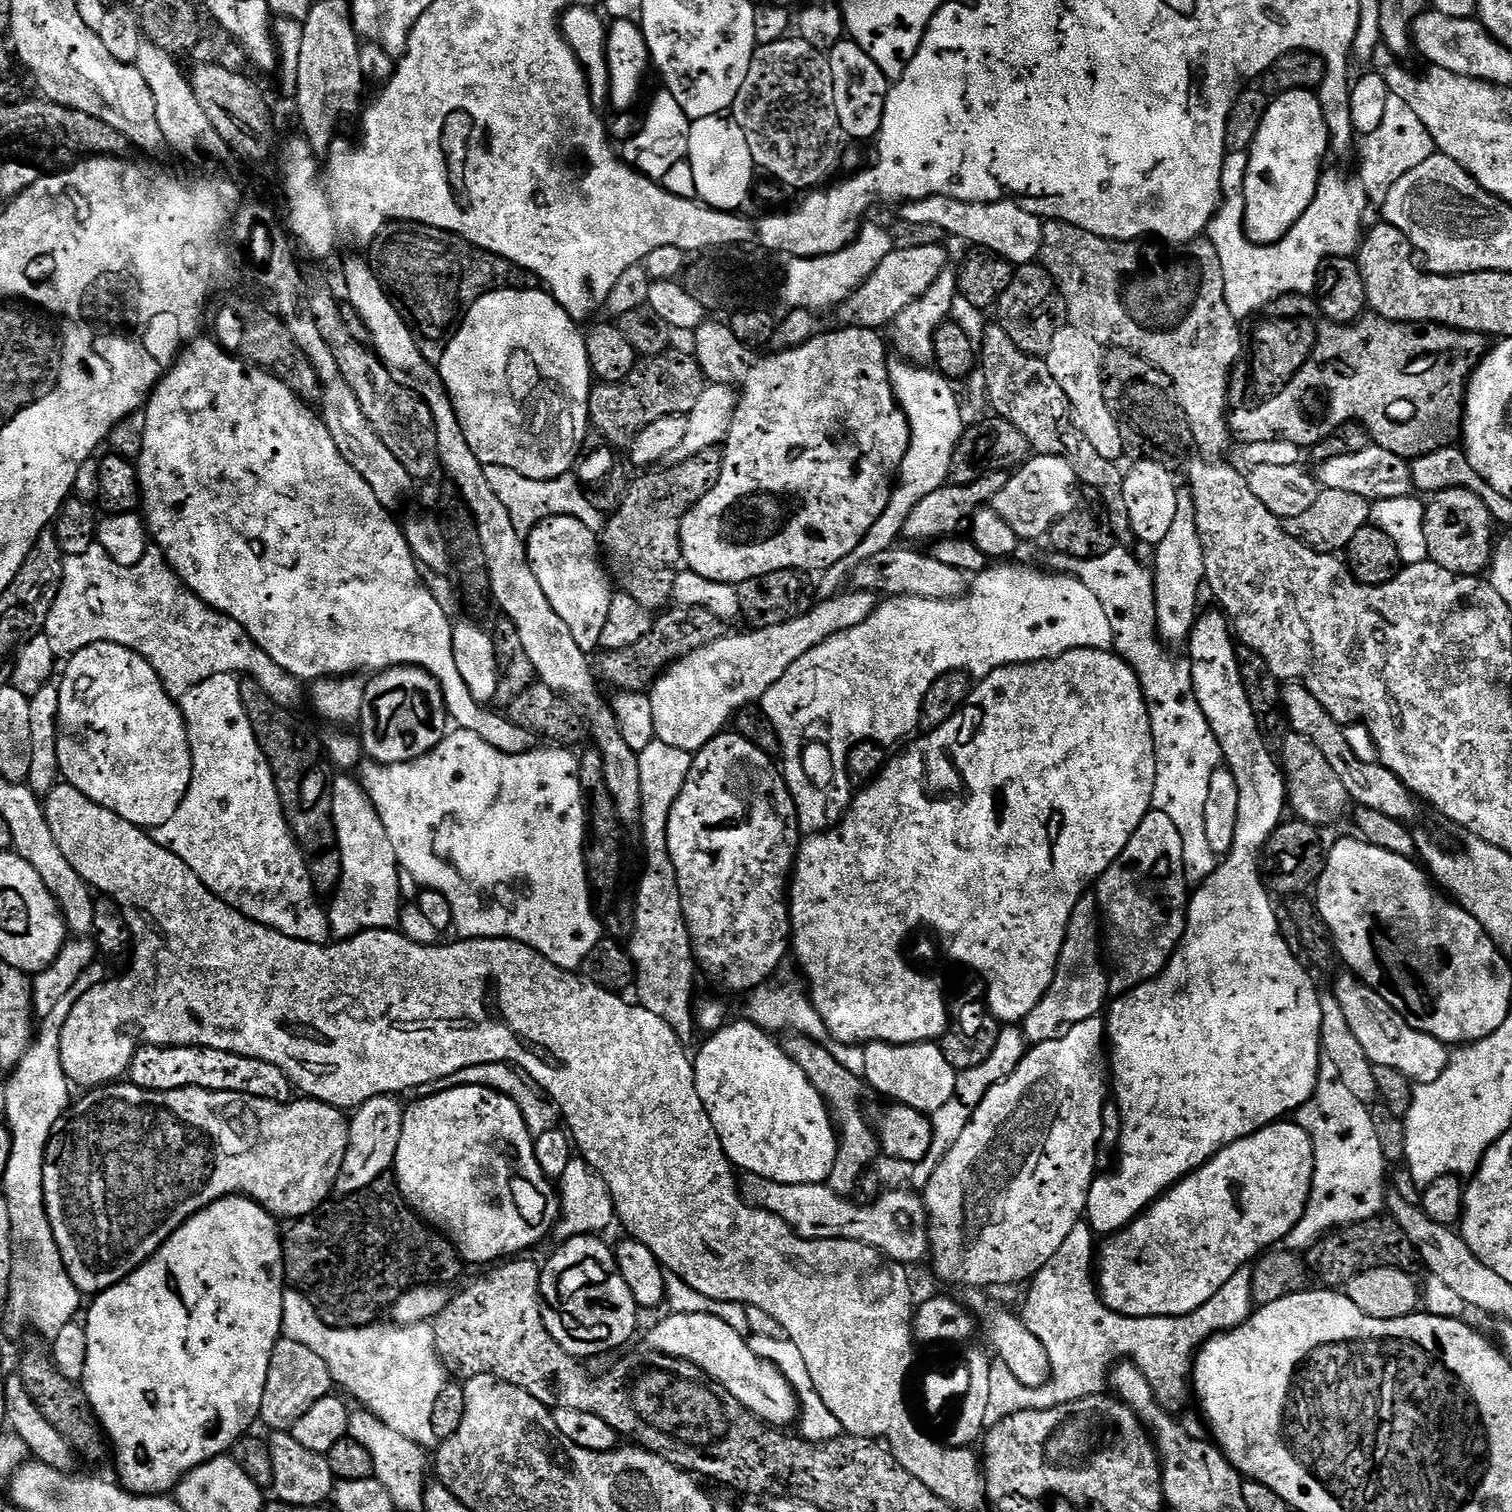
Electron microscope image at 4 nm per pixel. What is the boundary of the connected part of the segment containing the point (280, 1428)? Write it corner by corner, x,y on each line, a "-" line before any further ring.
279,1340
274,1346
274,1354
270,1358
270,1370
266,1373
266,1394
262,1394
260,1407
261,1425
265,1424
272,1432
291,1432
302,1414
314,1406
322,1398
333,1391
331,1371
322,1358
318,1358
310,1346
301,1343

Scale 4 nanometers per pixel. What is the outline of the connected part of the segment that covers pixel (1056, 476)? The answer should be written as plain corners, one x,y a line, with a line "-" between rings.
1033,455
1027,464
1020,465
1009,475
1006,486
990,502
990,507
1006,522
1010,522
1021,541
1036,542
1047,537
1056,521
1070,514
1078,506
1078,481
1074,470
1060,456

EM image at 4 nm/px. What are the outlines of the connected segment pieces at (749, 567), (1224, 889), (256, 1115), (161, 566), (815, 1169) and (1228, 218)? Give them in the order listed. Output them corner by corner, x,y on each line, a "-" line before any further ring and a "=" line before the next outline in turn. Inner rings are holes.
705,322
695,330
694,355
696,361
700,363
705,377
714,384
729,384
729,386
741,388
736,401
734,422
728,431
728,439
722,445
724,465
720,471
718,482
688,511
682,522
680,554
685,569
716,583
735,586
739,586
750,578
758,578
762,574
770,574
787,568
794,568
805,574
813,574
812,572
820,574
833,568
840,560
845,560
856,549
858,542
862,542
862,538
866,538
870,526
874,526
874,522
878,522
878,518
886,510
892,497
894,481
900,474
902,458
906,458
906,450
912,441
912,430
908,425
906,414
897,404
896,395
892,392
892,383
888,377
890,359
888,360
887,354
884,353
884,340
880,337
881,333
870,328
851,326
840,326
837,329
837,332
821,331
796,348
777,351
773,354
774,356
769,358
768,364
760,356
761,353
740,342
727,323
-
744,364
752,364
752,369
745,376
740,373
=
1201,611
1192,627
1192,634
1186,641
1187,659
1192,666
1192,685
1194,694
1198,698
1198,706
1202,706
1202,714
1210,722
1210,730
1220,747
1220,755
1228,772
1234,774
1234,782
1238,785
1238,826
1234,826
1234,846
1228,855
1217,863
1214,874
1206,878
1191,893
1188,901
1188,925
1184,927
1184,938
1180,947
1172,954
1171,960
1160,975
1148,980
1138,987
1130,989
1122,996
1117,996
1106,1008
1106,1040
1110,1048
1110,1088
1114,1093
1114,1103
1120,1108
1122,1130
1120,1131
1120,1147
1118,1149
1118,1167
1111,1174
1097,1175
1088,1192
1088,1207
1086,1209
1087,1223
1091,1224
1093,1233
1115,1234
1122,1228
1128,1227
1141,1212
1156,1203
1173,1184
1180,1183
1185,1176
1201,1168
1207,1160
1211,1160
1221,1148
1238,1142
1242,1138
1252,1136
1266,1126
1283,1121
1291,1117
1316,1093
1318,1070
1322,1059
1320,1031
1322,1030
1322,1009
1319,1005
1321,989
1316,989
1312,976
1303,968
1301,957
1295,956
1286,946
1276,921
1278,909
1272,905
1265,877
1262,875
1262,857
1266,842
1274,834
1274,830
1282,823
1286,816
1288,803
1288,786
1284,778
1284,769
1280,761
1268,749
1265,733
1260,731
1258,722
1254,718
1254,710
1250,710
1250,698
1246,698
1246,690
1242,686
1242,674
1238,666
1236,650
1237,641
1234,639
1230,620
1223,611
=
131,1082
105,1084
102,1088
85,1091
83,1095
84,1097
80,1101
77,1099
65,1116
52,1127
52,1137
48,1140
48,1149
44,1155
46,1212
54,1230
54,1238
58,1242
58,1250
62,1250
62,1262
67,1266
70,1278
81,1294
99,1294
113,1288
131,1272
141,1268
190,1217
228,1196
246,1196
250,1200
257,1200
265,1210
277,1218
309,1216
331,1197
328,1195
333,1195
338,1170
342,1170
342,1162
346,1158
349,1117
341,1109
323,1104
321,1100
293,1098
286,1104
279,1104
266,1098
248,1096
244,1092
211,1092
209,1088
151,1092
134,1086
=
94,543
86,554
65,556
64,577
58,590
58,598
54,598
54,606
50,606
50,614
46,618
43,635
50,638
50,646
58,658
70,658
78,650
98,642
114,642
118,646
126,646
134,650
142,658
154,666
158,678
164,683
164,689
174,698
187,694
198,682
206,682
206,678
214,678
214,674
243,674
247,679
258,682
278,706
291,709
292,704
300,700
301,681
292,677
266,650
262,650
250,638
250,634
234,618
223,616
206,602
202,602
178,578
178,574
164,557
161,548
150,546
142,558
134,566
118,566
102,546
=
741,1018
737,1024
733,1022
725,1023
724,1027
717,1032
711,1033
708,1040
700,1048
700,1053
695,1053
694,1067
696,1070
696,1089
698,1098
702,1098
706,1114
710,1114
710,1122
714,1122
714,1130
718,1130
718,1138
722,1142
722,1150
728,1155
729,1160
741,1173
753,1172
762,1178
770,1178
774,1182
786,1182
787,1184
822,1184
832,1175
832,1167
836,1161
836,1155
840,1149
838,1131
833,1123
832,1114
827,1104
824,1102
824,1096
806,1078
802,1072
802,1066
798,1066
786,1055
783,1047
771,1040
769,1033
760,1025
749,1022
=
1228,152
1224,158
1223,172
1222,172
1222,188
1221,188
1221,204
1217,208
1215,216
1208,224
1206,229
1207,239
1211,240
1212,245
1218,250
1218,258
1222,262
1222,278
1224,279
1224,297
1226,298
1226,306
1230,306
1230,314
1234,314
1237,322
1244,322
1247,316
1252,316
1255,312
1260,312
1264,307
1275,305
1281,296
1295,296
1297,294
1312,294
1316,291
1316,278
1320,274
1320,268
1324,265
1324,261
1329,256
1352,256
1353,253
1359,249
1360,241
1362,239
1362,228
1360,232
1360,208
1356,205
1356,196
1352,193
1350,185
1344,181
1344,176
1340,172
1328,172
1328,170
1321,171
1320,182
1316,186
1316,193
1310,202
1310,206
1306,206
1306,214
1302,214
1298,218
1298,222
1294,222
1294,226
1287,232
1284,237
1273,244
1254,244
1248,239
1244,231
1245,218
1245,176
1248,169
1248,152

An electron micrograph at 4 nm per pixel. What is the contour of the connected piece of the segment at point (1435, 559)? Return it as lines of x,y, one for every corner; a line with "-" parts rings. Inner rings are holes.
1461,488
1433,492
1424,509
1424,530
1428,559
1433,564
1442,566
1459,576
1480,576
1483,573
1483,568
1485,571
1492,559
1494,551
1492,528
1494,529
1494,521
1490,510
1486,510
1486,506
1482,503
1482,498
1478,498
1478,494
1472,494
1470,490
1462,490

